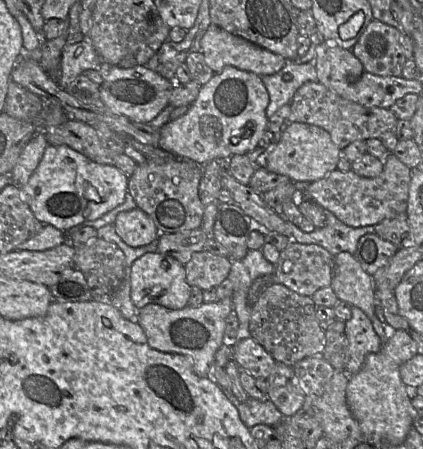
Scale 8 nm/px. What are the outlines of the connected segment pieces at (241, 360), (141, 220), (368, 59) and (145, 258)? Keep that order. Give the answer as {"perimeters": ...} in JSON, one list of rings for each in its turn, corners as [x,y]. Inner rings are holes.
{"perimeters":[[[[251,337],[235,342],[233,359],[240,368],[260,379],[267,379],[276,365],[275,359]]],[[[138,207],[119,213],[113,225],[118,236],[131,247],[146,246],[160,236],[153,220]]],[[[373,19],[352,48],[367,72],[379,76],[401,77],[407,61],[403,33]]],[[[158,251],[142,255],[129,268],[129,280],[131,299],[138,309],[152,303],[174,310],[188,305],[191,286],[186,279],[185,266],[169,255]]]]}

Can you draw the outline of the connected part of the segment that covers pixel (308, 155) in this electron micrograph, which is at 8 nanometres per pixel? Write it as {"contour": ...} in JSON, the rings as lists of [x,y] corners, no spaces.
{"contour":[[[287,122],[287,128],[279,143],[268,144],[265,168],[273,173],[287,176],[293,182],[315,182],[337,169],[342,154],[332,141],[330,134],[321,127]]]}

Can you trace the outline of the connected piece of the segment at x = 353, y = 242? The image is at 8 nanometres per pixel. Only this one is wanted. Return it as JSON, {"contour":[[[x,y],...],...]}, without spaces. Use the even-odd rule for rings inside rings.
{"contour":[[[325,210],[326,224],[307,233],[290,222],[285,215],[281,216],[287,223],[292,241],[302,244],[316,244],[325,248],[334,257],[341,252],[354,255],[361,237],[375,233],[375,226],[353,228],[340,221],[331,211]]]}

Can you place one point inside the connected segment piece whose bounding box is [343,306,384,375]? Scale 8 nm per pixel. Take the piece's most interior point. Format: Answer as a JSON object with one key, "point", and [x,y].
{"point":[363,340]}

